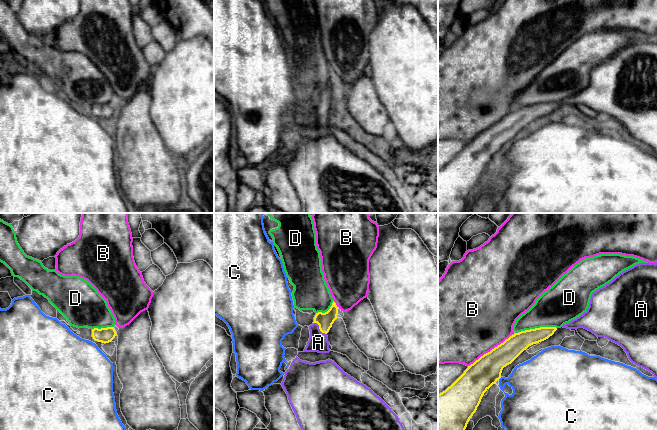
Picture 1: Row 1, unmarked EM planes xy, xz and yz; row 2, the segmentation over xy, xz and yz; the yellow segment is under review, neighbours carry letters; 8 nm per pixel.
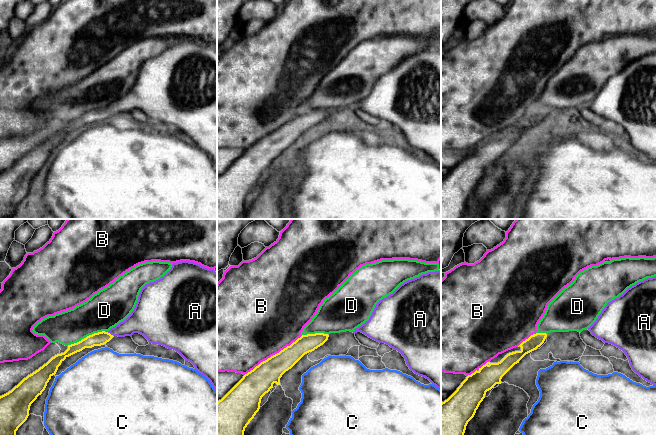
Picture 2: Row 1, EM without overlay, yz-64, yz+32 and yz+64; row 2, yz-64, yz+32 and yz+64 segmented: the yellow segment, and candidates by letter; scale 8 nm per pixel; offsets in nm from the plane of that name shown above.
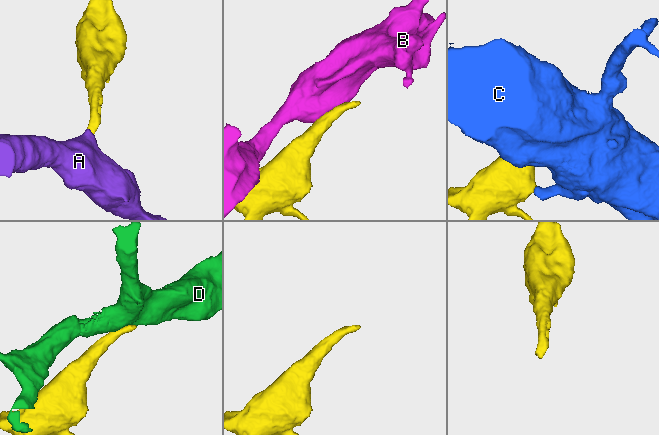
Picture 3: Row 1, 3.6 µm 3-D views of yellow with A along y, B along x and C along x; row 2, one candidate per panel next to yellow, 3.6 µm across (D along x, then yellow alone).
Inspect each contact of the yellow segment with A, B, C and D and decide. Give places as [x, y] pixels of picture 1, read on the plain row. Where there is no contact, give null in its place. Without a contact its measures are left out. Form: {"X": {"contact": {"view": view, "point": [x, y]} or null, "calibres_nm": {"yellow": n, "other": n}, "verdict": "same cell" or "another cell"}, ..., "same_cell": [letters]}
{"A": {"contact": {"view": "xz", "point": [319, 104]}, "calibres_nm": {"yellow": 130, "other": 160}, "verdict": "same cell"}, "B": {"contact": {"view": "yz", "point": [490, 127]}, "calibres_nm": {"yellow": 240, "other": 480}, "verdict": "another cell"}, "C": {"contact": {"view": "yz", "point": [499, 154]}, "calibres_nm": {"yellow": 240, "other": 320}, "verdict": "another cell"}, "D": {"contact": {"view": "yz", "point": [537, 104]}, "calibres_nm": {"yellow": 160, "other": 300}, "verdict": "another cell"}, "same_cell": ["A"]}

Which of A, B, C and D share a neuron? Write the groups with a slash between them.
A / B / C / D

